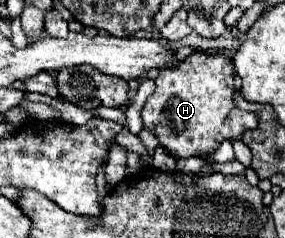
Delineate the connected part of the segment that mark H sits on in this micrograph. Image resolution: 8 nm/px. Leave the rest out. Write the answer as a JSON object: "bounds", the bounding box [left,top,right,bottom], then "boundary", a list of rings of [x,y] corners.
{"bounds":[143,52,257,158],"boundary":[[[193,52],[175,68],[161,68],[155,78],[155,92],[147,98],[143,106],[143,124],[157,136],[159,144],[175,158],[191,158],[201,154],[211,154],[223,140],[237,140],[243,132],[257,126],[257,116],[253,112],[243,112],[233,104],[233,62],[219,54]]]}

